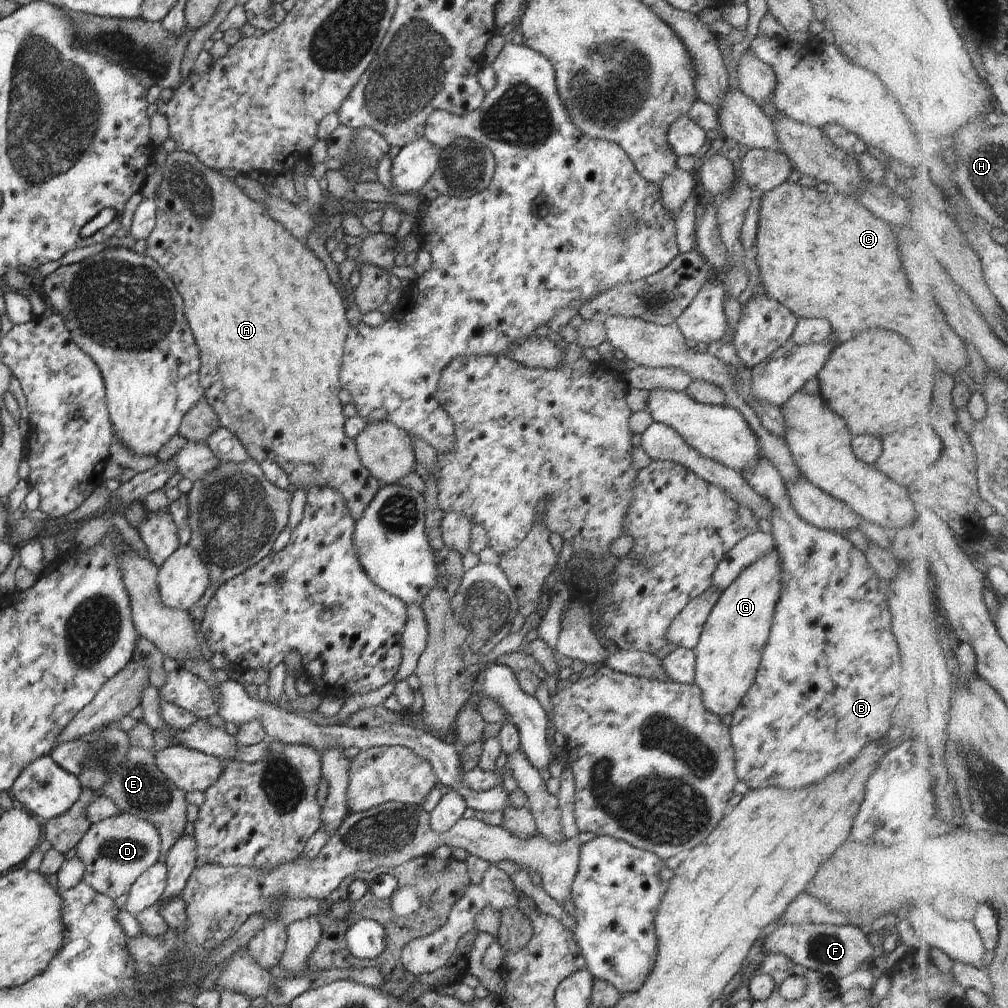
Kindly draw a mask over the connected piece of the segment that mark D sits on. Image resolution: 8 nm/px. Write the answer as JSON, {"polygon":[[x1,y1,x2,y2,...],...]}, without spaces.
{"polygon":[[118,813,92,823,76,845,76,856,85,866,83,881,96,892,115,899,128,894,136,879,153,864,164,862,158,829,132,814]]}

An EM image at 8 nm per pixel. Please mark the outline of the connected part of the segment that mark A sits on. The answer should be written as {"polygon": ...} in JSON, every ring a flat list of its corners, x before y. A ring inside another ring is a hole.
{"polygon":[[176,149,167,155,168,160,164,162,164,168,162,168,162,181,155,192,157,195,154,198,158,215,155,227,146,239,145,255,153,258,166,271,166,274,175,284,176,290,183,298,186,320,199,348,201,360,199,381,204,389,206,402,218,415,221,426,240,439,252,460,258,464,262,463,263,460,276,462,288,475,289,482,295,484,297,488,304,488,306,492,314,487,332,487,336,489,346,501,353,518,359,519,366,507,371,503,371,500,376,496,378,489,385,485,385,482,378,480,364,468,358,458,355,440,347,437,343,429,346,418,342,415,343,405,338,399,338,392,341,390,339,372,344,356,344,343,352,324,346,318,346,308,340,292,330,281,330,277,328,277,328,273,324,268,324,263,306,244,292,236,284,228,283,224,276,222,269,215,266,205,262,201,250,199,234,183,232,178,227,177,221,171,211,169,202,164,200,159,193,154],[302,440,322,440,324,442,326,454,324,454,324,470,322,470,322,474,314,476,312,470,308,472,308,466,304,466,304,462,308,460,308,454,314,454,314,450,302,448,304,446]]}

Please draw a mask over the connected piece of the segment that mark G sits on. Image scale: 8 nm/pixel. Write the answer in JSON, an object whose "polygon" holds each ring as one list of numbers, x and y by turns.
{"polygon":[[774,548,773,551,758,557,749,564,720,593,714,608,710,611,704,623,700,640,695,651,695,682,700,687,703,705,708,712,723,717,732,714,741,703,743,696,749,691,761,663,761,654,770,636,776,603,781,593,781,556]]}

